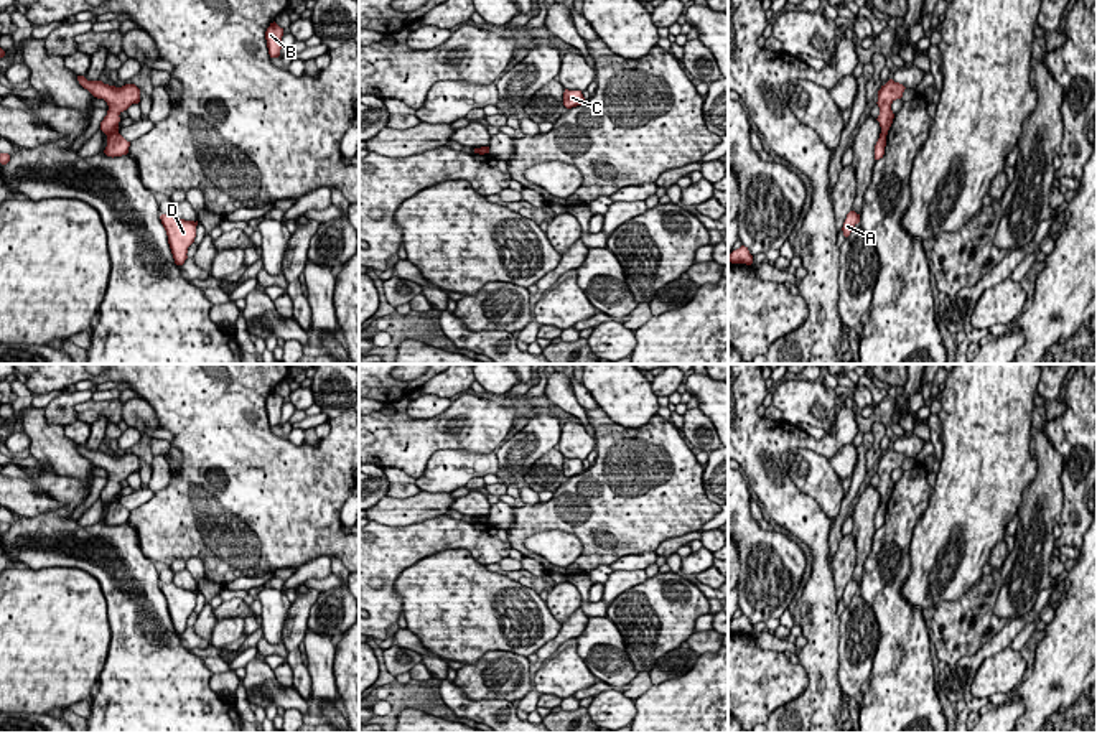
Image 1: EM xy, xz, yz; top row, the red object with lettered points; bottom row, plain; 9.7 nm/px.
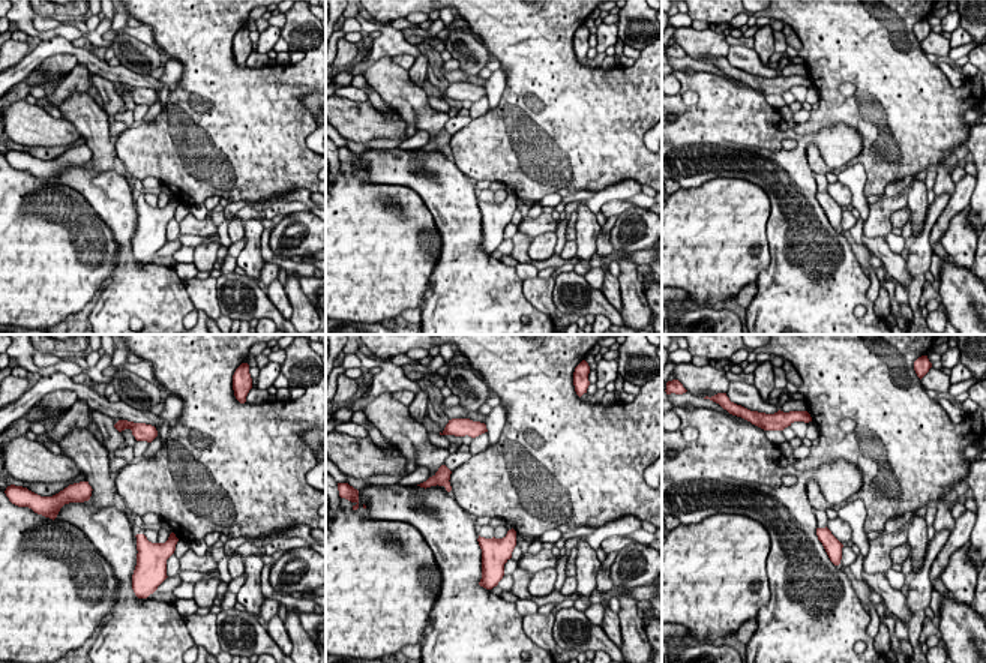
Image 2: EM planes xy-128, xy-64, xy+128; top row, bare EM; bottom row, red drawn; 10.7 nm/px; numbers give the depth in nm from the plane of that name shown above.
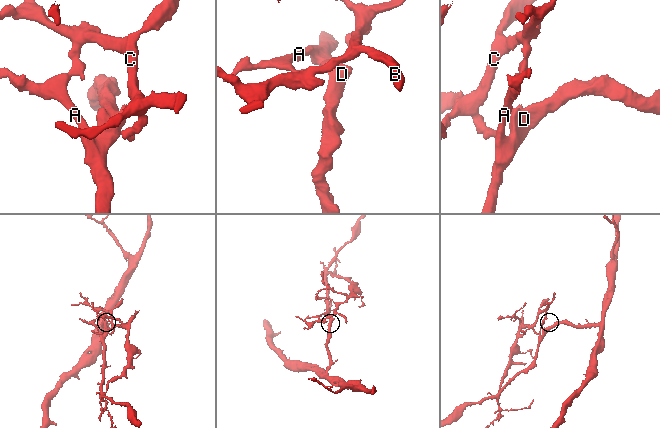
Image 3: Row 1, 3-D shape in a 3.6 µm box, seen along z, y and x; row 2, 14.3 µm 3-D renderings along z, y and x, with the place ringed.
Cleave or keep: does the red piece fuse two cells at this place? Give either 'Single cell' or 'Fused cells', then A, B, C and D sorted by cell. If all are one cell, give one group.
Fused cells. Groups: A D / B C

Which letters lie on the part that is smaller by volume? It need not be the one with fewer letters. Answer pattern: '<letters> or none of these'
B, C

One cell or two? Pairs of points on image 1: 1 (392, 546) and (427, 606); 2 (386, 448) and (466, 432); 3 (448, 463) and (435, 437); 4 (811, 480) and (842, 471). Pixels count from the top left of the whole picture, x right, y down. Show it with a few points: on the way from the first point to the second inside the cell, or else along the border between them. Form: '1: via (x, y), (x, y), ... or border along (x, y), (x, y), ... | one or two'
1: border along (442, 550), (399, 575), (401, 606) | two
2: via (406, 442), (447, 434) | one
3: border along (480, 452), (440, 448), (417, 478) | two
4: border along (827, 460), (840, 481) | two

